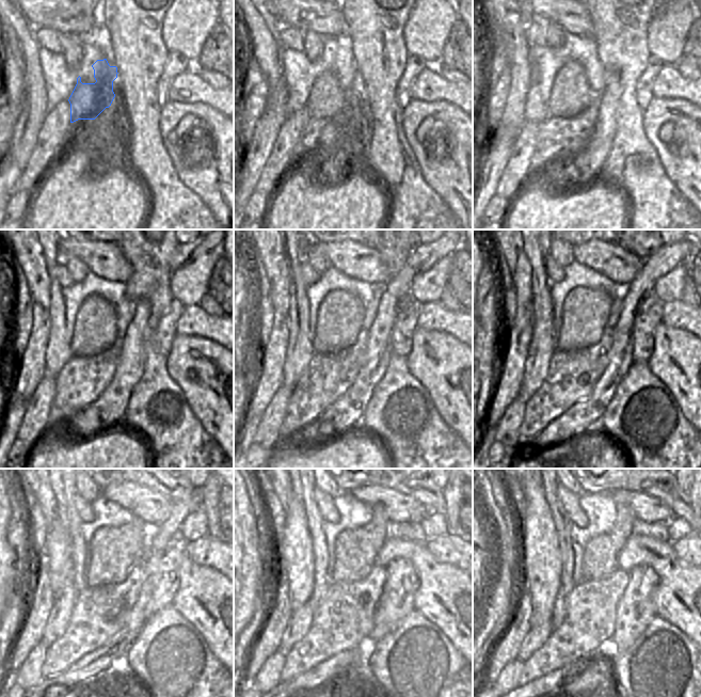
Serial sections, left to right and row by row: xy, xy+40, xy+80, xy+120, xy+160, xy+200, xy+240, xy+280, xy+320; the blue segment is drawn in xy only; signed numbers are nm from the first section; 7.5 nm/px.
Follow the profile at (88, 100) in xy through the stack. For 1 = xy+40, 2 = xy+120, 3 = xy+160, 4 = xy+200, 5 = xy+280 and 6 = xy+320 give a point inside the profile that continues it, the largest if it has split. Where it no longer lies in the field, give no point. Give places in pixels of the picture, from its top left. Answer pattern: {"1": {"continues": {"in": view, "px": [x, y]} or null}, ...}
{"1": {"continues": {"in": "xy+40", "px": [327, 100]}}, "2": {"continues": {"in": "xy+120", "px": [96, 328]}}, "3": {"continues": {"in": "xy+160", "px": [340, 316]}}, "4": {"continues": {"in": "xy+200", "px": [586, 312]}}, "5": {"continues": {"in": "xy+280", "px": [355, 550]}}, "6": {"continues": {"in": "xy+320", "px": [600, 560]}}}

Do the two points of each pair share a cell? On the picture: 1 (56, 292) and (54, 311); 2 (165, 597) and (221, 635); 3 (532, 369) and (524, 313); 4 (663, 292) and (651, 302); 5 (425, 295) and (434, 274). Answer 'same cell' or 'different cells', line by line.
1: same cell
2: different cells
3: different cells
4: different cells
5: same cell

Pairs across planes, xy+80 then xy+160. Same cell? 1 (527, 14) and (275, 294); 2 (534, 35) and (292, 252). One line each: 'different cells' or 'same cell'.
1: different cells
2: different cells

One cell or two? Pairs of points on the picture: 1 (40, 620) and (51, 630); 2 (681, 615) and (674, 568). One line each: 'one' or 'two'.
1: two
2: one

